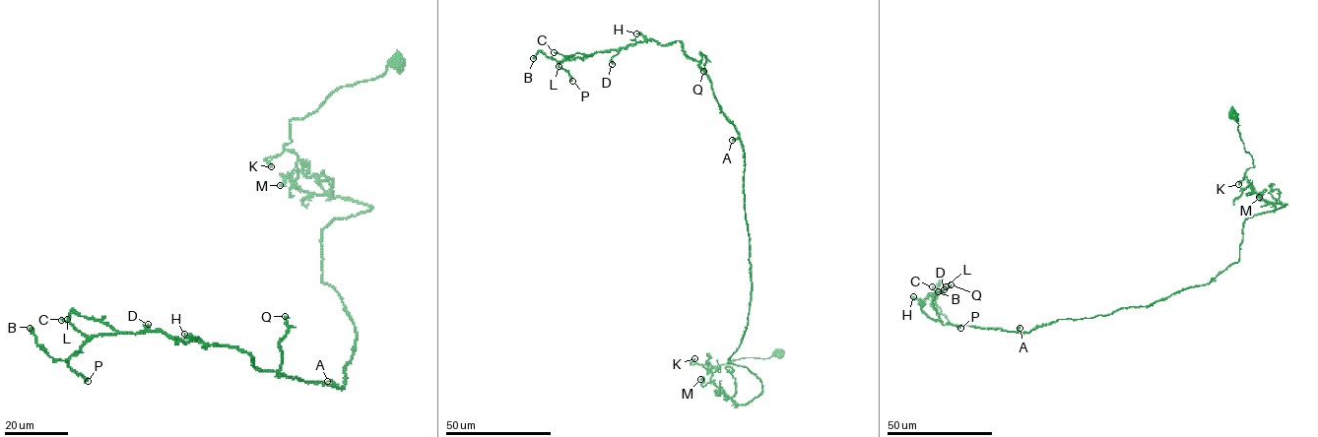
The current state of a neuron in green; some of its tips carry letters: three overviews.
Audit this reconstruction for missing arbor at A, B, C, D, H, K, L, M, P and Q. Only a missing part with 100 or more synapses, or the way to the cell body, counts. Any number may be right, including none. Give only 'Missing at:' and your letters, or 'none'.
Missing at: none

